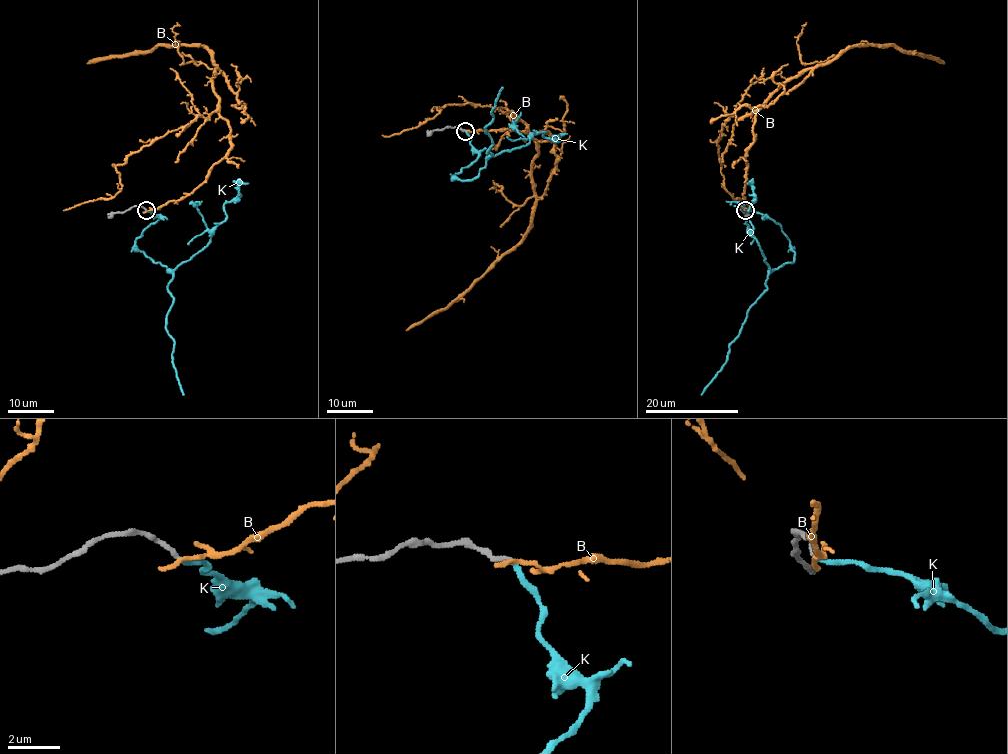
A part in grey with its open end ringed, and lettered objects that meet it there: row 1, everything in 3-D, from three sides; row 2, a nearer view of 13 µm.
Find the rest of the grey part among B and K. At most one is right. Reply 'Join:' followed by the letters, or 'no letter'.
Join: K

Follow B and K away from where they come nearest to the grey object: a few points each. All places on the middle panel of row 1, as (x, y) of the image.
B: (465, 130), (550, 135), (538, 143), (532, 159), (532, 224), (461, 295), (406, 330)
K: (465, 130), (478, 157), (454, 176), (472, 180), (492, 154), (487, 152), (492, 138), (485, 128), (502, 87)

